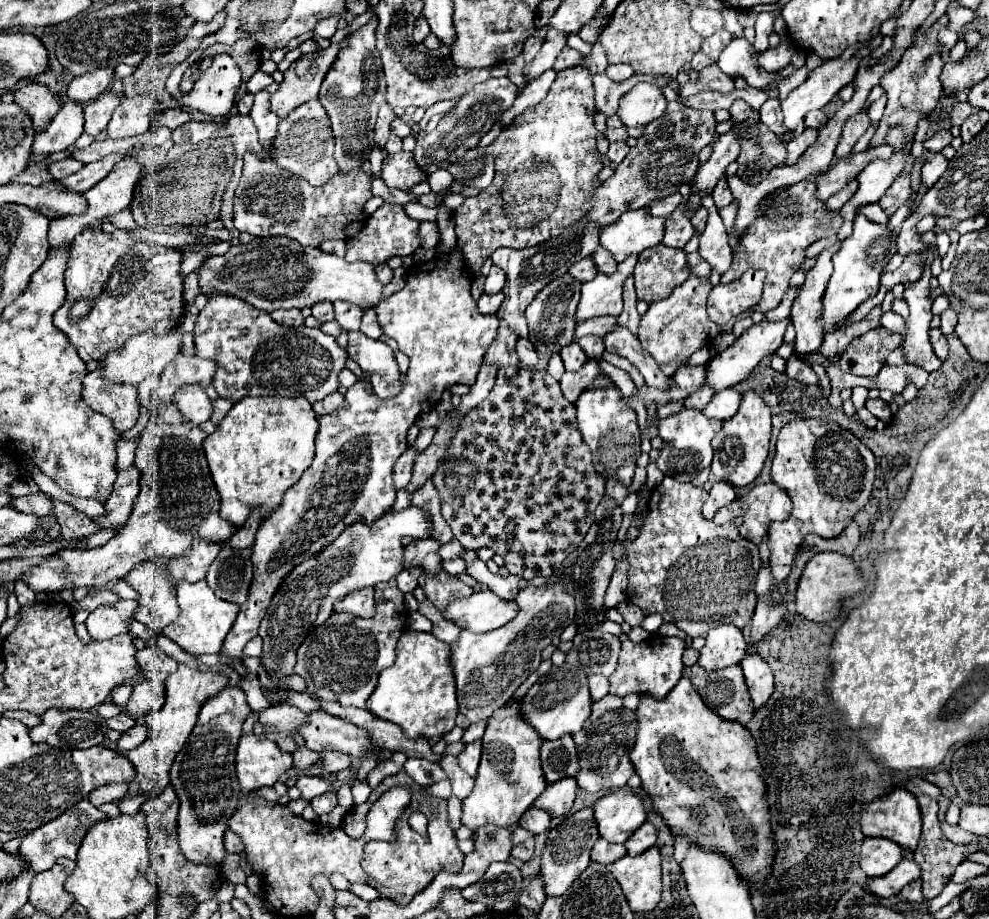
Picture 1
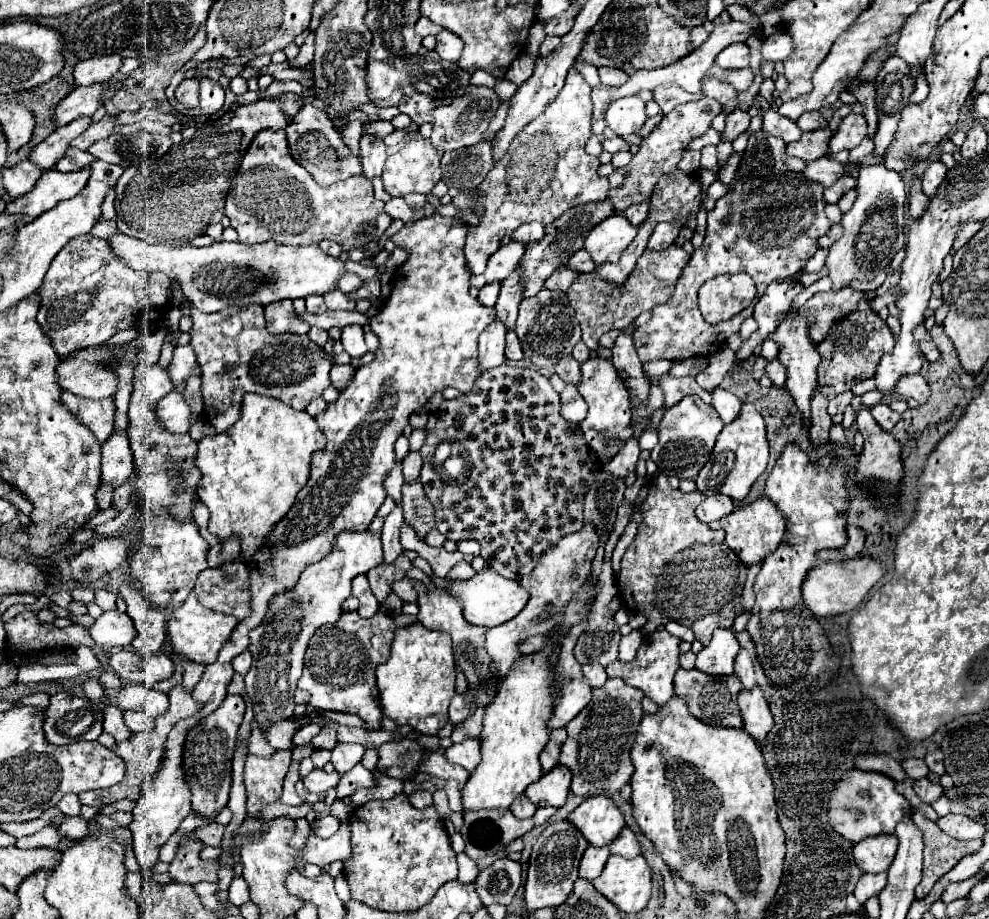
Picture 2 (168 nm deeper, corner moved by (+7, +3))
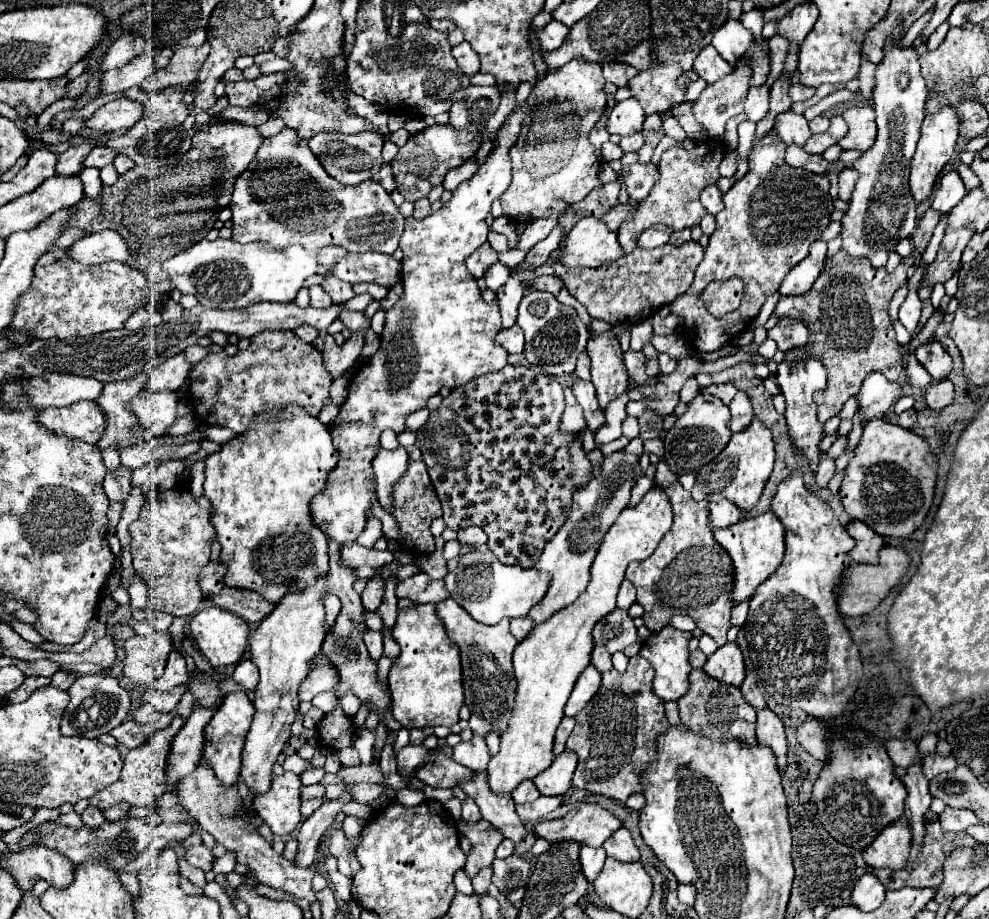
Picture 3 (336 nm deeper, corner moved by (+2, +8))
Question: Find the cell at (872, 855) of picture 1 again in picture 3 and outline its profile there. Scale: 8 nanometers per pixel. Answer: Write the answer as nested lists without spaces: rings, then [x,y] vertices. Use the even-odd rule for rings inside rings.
[[[901,817],[865,847],[863,859],[871,869],[901,869],[901,865],[905,865],[905,853],[909,853],[909,825],[905,817]]]

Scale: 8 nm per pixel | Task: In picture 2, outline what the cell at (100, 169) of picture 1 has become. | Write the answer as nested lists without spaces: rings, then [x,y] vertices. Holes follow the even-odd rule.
[[[84,168],[80,172],[70,172],[70,174],[50,170],[40,176],[36,186],[28,194],[22,194],[16,200],[12,200],[6,206],[4,214],[18,214],[20,220],[16,222],[16,226],[20,228],[20,226],[36,220],[46,210],[54,208],[58,202],[74,198],[86,186],[88,174],[90,174],[88,168]]]

